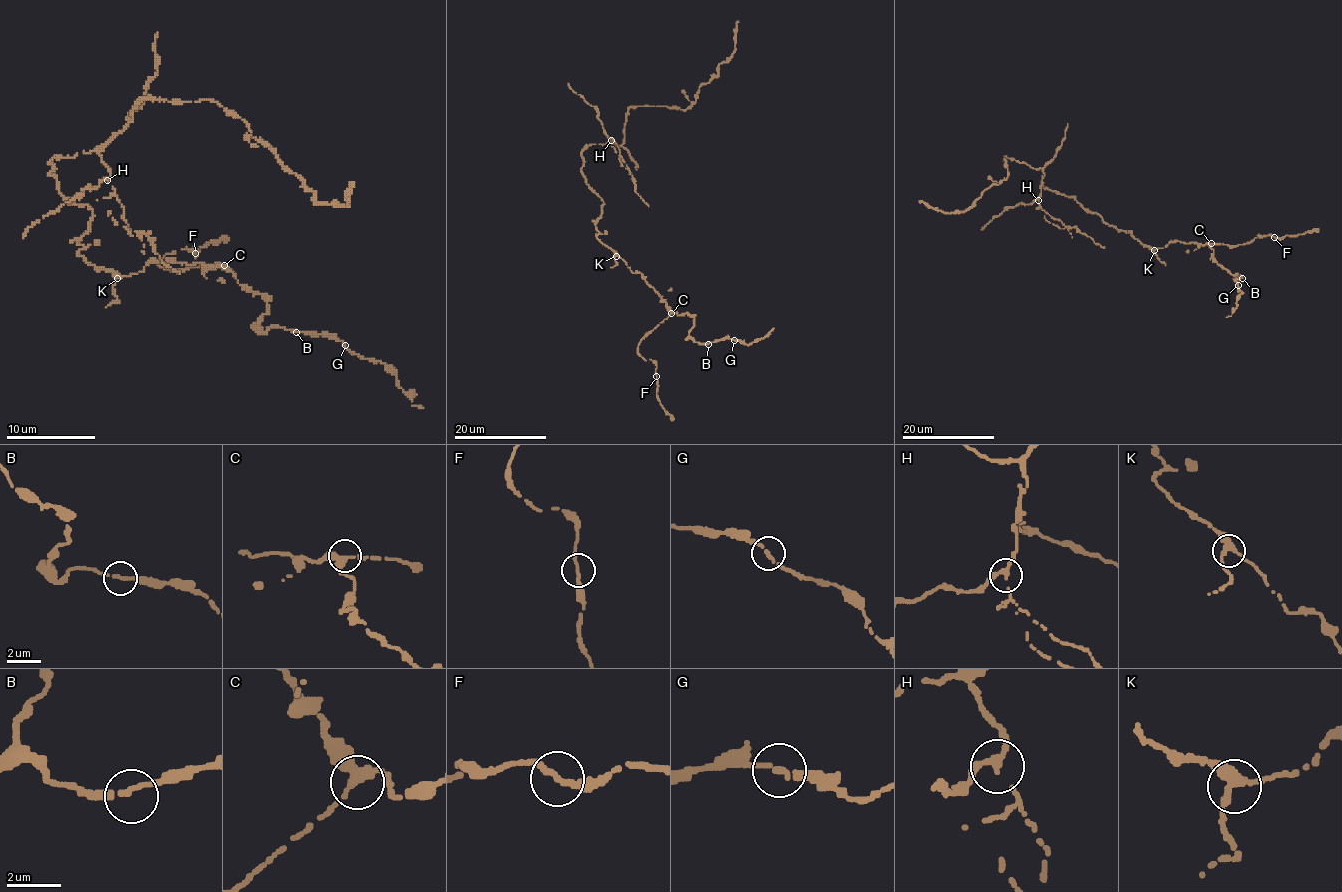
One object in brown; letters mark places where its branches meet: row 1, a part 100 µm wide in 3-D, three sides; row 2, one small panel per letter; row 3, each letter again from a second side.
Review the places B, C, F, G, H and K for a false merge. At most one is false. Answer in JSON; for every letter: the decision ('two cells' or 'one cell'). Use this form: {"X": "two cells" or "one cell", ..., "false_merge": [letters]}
{"B": "one cell", "C": "one cell", "F": "one cell", "G": "one cell", "H": "two cells", "K": "one cell", "false_merge": ["H"]}

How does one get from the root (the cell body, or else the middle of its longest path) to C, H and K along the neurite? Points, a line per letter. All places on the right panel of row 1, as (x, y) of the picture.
C: (1093, 212), (1152, 249), (1177, 241), (1211, 243)
H: (1093, 212), (1088, 212), (1073, 197), (1042, 188), (1042, 185), (1039, 199)
K: (1093, 212), (1154, 250)

